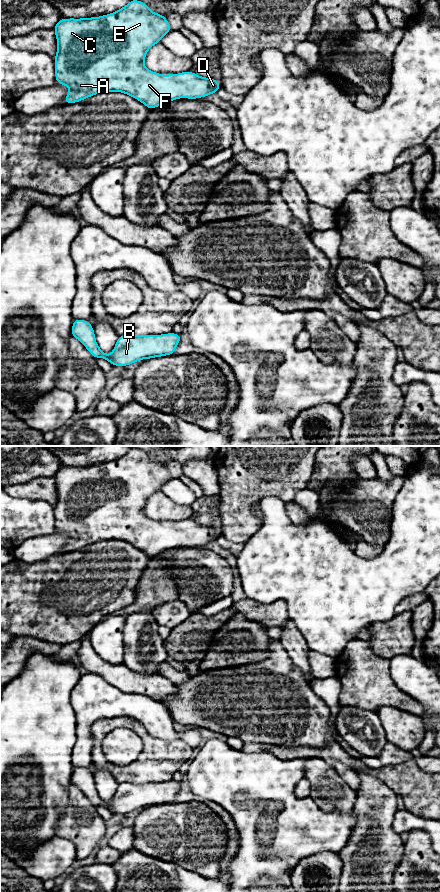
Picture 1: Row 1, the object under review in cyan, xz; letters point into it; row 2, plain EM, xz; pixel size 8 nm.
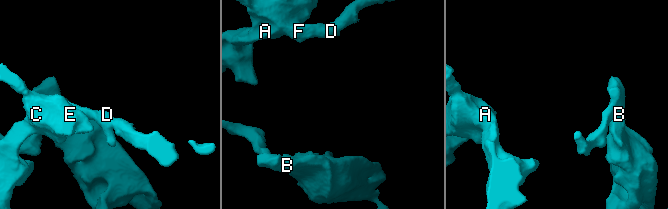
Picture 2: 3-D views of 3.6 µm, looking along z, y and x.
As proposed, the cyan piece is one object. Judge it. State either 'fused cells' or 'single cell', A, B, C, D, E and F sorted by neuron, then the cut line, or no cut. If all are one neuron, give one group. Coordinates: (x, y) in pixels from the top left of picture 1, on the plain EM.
single cell; A B C D E F; no cut

